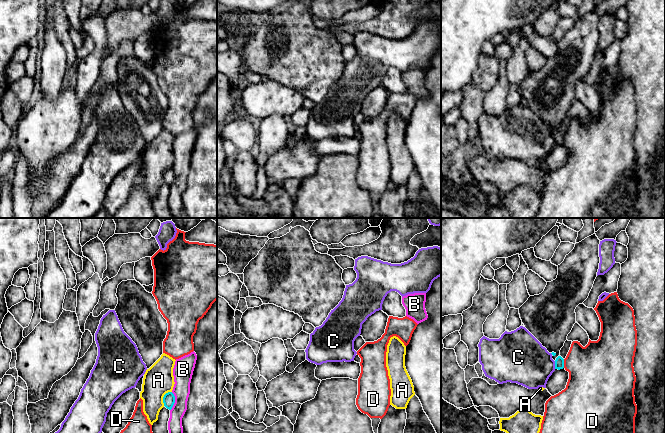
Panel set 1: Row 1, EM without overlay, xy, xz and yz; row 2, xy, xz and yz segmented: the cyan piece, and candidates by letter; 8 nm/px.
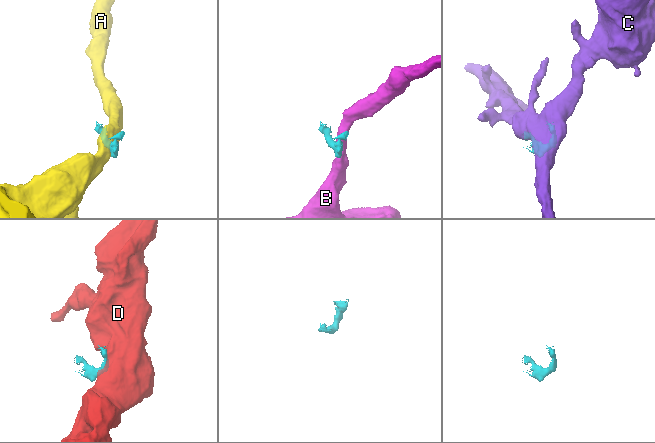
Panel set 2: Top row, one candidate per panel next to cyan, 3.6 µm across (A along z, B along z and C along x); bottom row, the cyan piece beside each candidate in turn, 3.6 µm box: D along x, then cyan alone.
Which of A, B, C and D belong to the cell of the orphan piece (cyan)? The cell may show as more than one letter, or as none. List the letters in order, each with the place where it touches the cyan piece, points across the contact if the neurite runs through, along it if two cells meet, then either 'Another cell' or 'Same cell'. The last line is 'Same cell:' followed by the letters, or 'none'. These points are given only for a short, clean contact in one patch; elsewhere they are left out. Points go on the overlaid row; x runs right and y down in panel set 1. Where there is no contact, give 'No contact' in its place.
A: Touches cyan at xy (163, 397). Another cell
B: Touches cyan at xy (174, 401). Another cell
C: Touches cyan at yz (555, 365). Another cell
D: Touches cyan at yz (563, 363). Boundary: yz (563, 359), (564, 367). Another cell
Same cell: none

